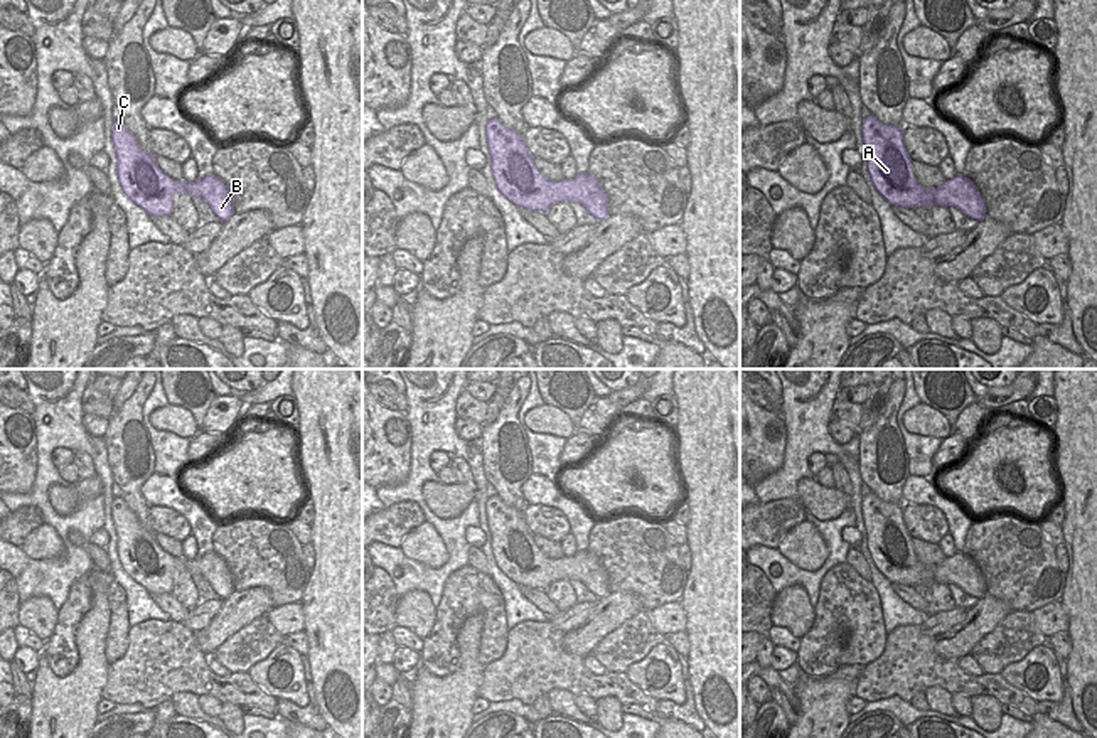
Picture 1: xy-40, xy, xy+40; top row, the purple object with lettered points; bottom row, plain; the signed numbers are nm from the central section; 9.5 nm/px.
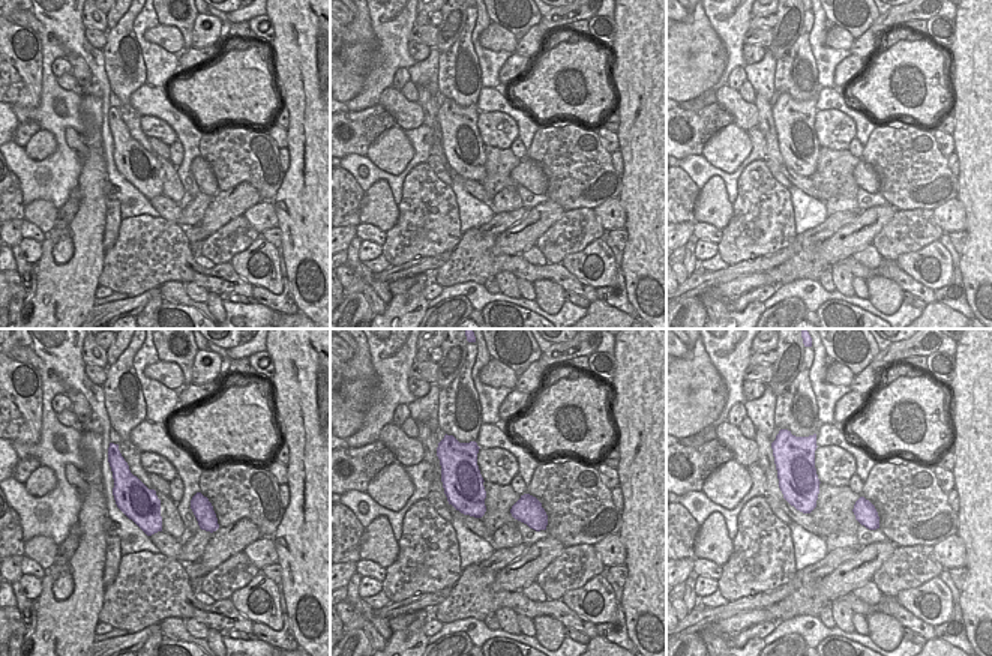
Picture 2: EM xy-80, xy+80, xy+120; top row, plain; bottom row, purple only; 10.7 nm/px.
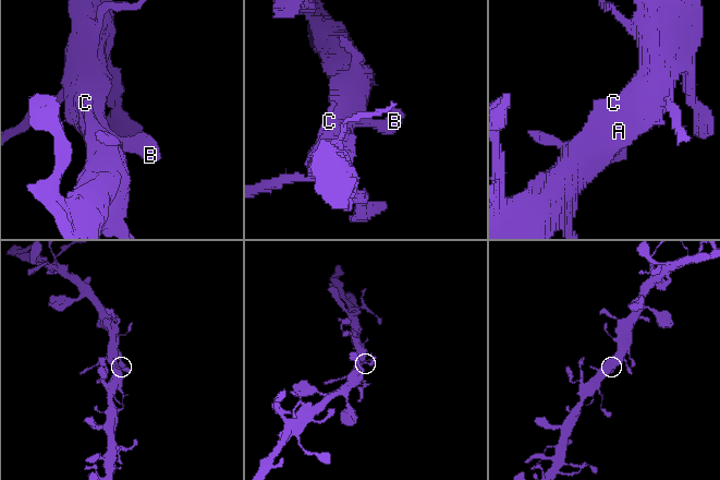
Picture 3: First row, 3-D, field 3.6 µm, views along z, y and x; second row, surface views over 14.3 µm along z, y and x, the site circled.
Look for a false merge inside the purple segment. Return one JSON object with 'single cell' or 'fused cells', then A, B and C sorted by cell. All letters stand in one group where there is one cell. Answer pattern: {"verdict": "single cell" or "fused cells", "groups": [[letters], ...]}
{"verdict": "single cell", "groups": [["A", "B", "C"]]}

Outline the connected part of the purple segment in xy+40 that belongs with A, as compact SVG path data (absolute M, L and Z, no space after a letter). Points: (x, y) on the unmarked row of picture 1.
M870 492L863 497L861 514L871 559L890 583L917 586L937 581L955 585L976 598L986 595L984 576L966 553L959 551L937 566L923 566L917 559L912 536L903 522L902 504L883 502L875 492Z

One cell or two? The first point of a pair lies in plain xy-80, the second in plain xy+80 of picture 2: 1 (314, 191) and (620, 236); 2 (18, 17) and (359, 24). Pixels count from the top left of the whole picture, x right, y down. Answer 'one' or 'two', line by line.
1: two
2: two

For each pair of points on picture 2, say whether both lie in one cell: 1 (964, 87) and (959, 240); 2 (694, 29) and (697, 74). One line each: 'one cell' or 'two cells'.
1: two cells
2: one cell

